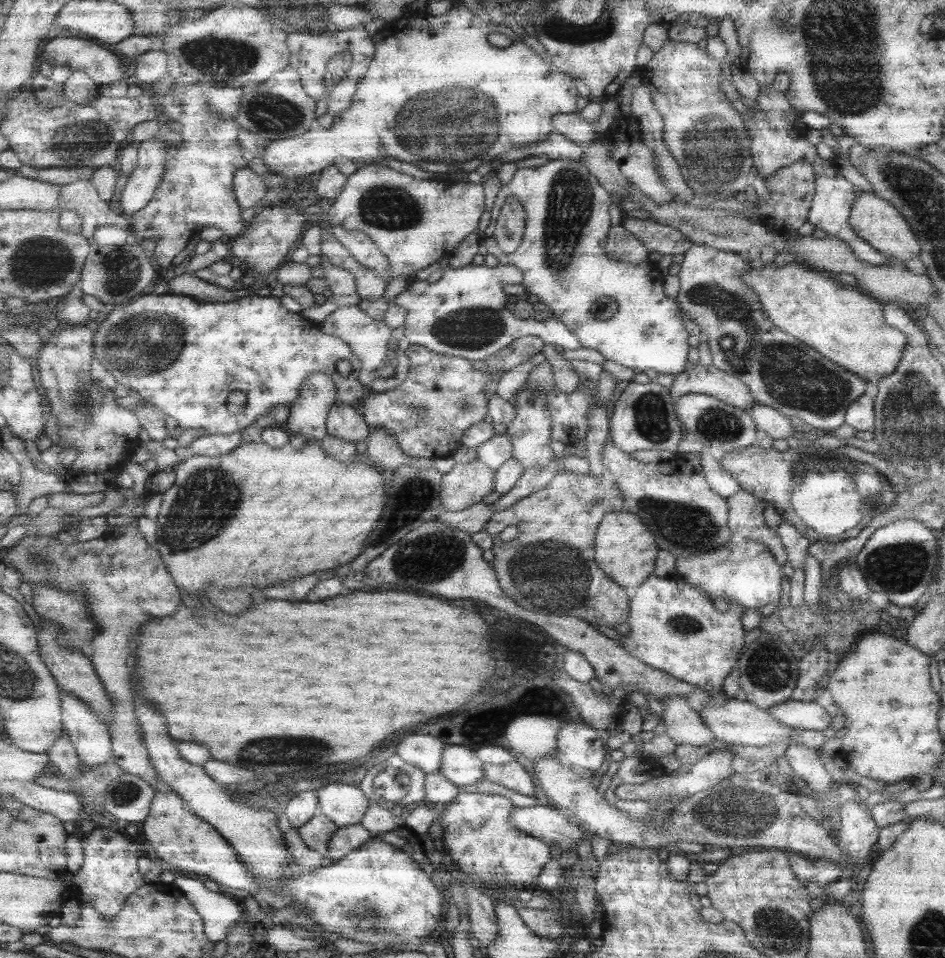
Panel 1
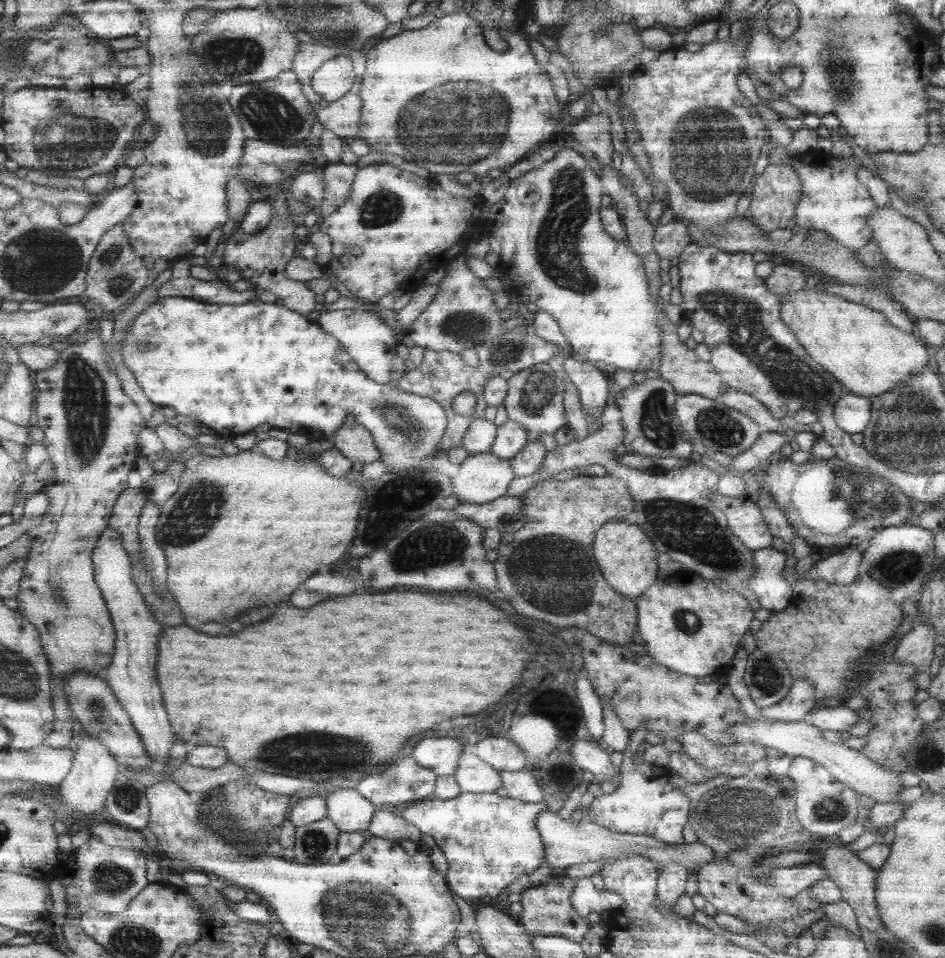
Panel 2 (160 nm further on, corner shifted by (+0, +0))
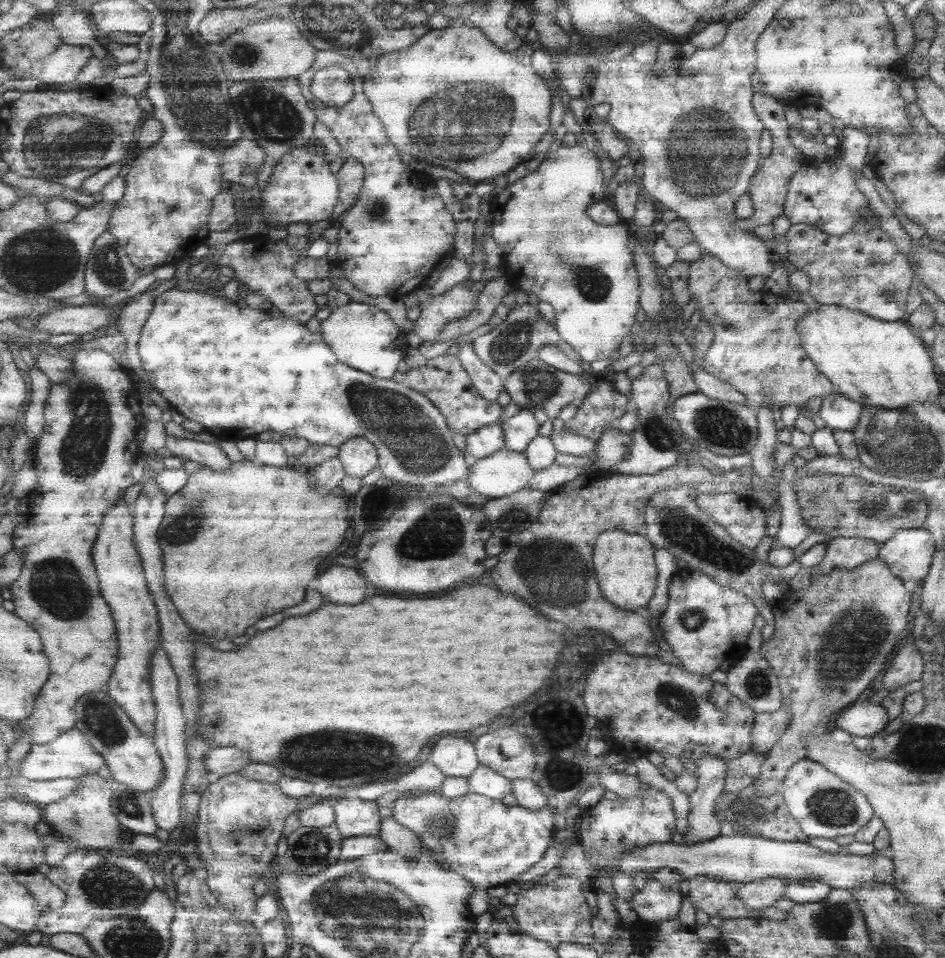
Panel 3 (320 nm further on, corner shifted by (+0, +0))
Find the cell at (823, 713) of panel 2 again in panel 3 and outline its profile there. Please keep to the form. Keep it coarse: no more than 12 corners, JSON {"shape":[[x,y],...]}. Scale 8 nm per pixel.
{"shape":[[856,701],[835,719],[851,736],[877,735],[889,723],[878,703]]}

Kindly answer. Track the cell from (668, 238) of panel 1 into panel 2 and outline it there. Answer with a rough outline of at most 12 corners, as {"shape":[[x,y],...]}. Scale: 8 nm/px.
{"shape":[[679,221],[658,224],[652,248],[660,259],[677,257],[690,243]]}

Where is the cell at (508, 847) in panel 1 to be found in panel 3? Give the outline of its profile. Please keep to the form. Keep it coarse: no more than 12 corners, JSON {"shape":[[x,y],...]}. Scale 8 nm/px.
{"shape":[[467,793],[401,795],[399,824],[473,884],[495,886],[543,857],[554,813]]}

